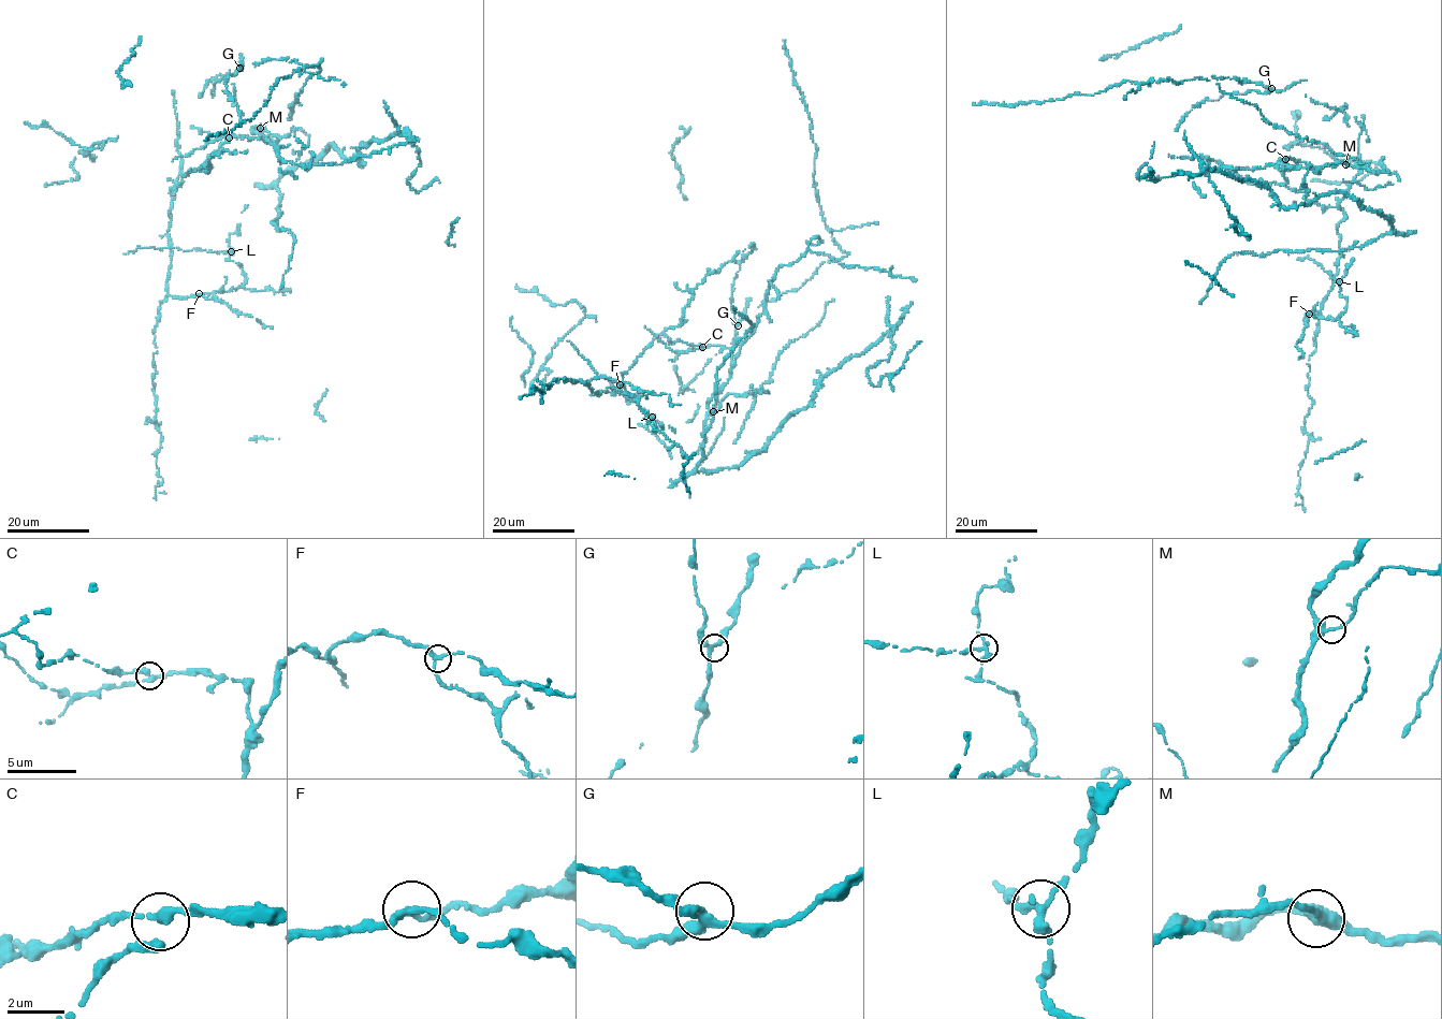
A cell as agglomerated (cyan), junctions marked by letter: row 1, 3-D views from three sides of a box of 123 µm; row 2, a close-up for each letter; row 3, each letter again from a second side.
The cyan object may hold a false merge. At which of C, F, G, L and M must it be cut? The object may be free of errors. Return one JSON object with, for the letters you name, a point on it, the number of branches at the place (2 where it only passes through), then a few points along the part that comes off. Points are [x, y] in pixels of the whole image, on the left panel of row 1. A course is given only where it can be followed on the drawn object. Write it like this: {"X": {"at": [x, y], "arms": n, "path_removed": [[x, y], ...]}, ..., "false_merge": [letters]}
{"L": {"at": [231, 251], "arms": 3, "path_removed": [[231, 251], [137, 246], [122, 255]]}, "false_merge": ["L"]}

